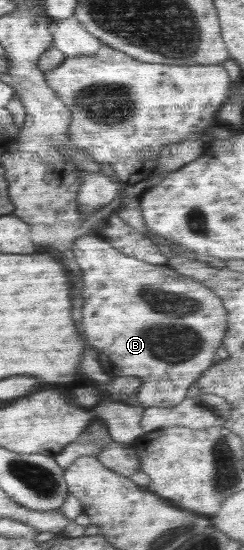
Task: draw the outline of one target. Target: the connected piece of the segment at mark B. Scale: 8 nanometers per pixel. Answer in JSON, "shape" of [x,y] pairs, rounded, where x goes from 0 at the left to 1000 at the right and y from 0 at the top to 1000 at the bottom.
{"shape":[[[393,422],[340,425],[299,442],[299,467],[307,467],[307,482],[340,493],[340,518],[316,522],[316,529],[348,540],[348,555],[340,555],[340,580],[332,580],[332,595],[340,605],[357,609],[357,620],[406,638],[406,656],[414,667],[439,675],[455,685],[566,685],[586,693],[574,709],[557,716],[570,725],[570,738],[586,742],[680,742],[721,740],[754,729],[795,707],[799,693],[824,685],[824,678],[848,675],[857,667],[893,656],[885,638],[910,627],[922,602],[930,602],[930,573],[934,565],[914,558],[902,540],[889,540],[873,527],[840,522],[824,513],[799,511],[779,504],[746,502],[713,489],[701,489],[684,480],[627,482],[586,473],[566,473],[557,467],[512,464],[484,453],[463,453],[463,447],[434,433],[414,433]]]}

